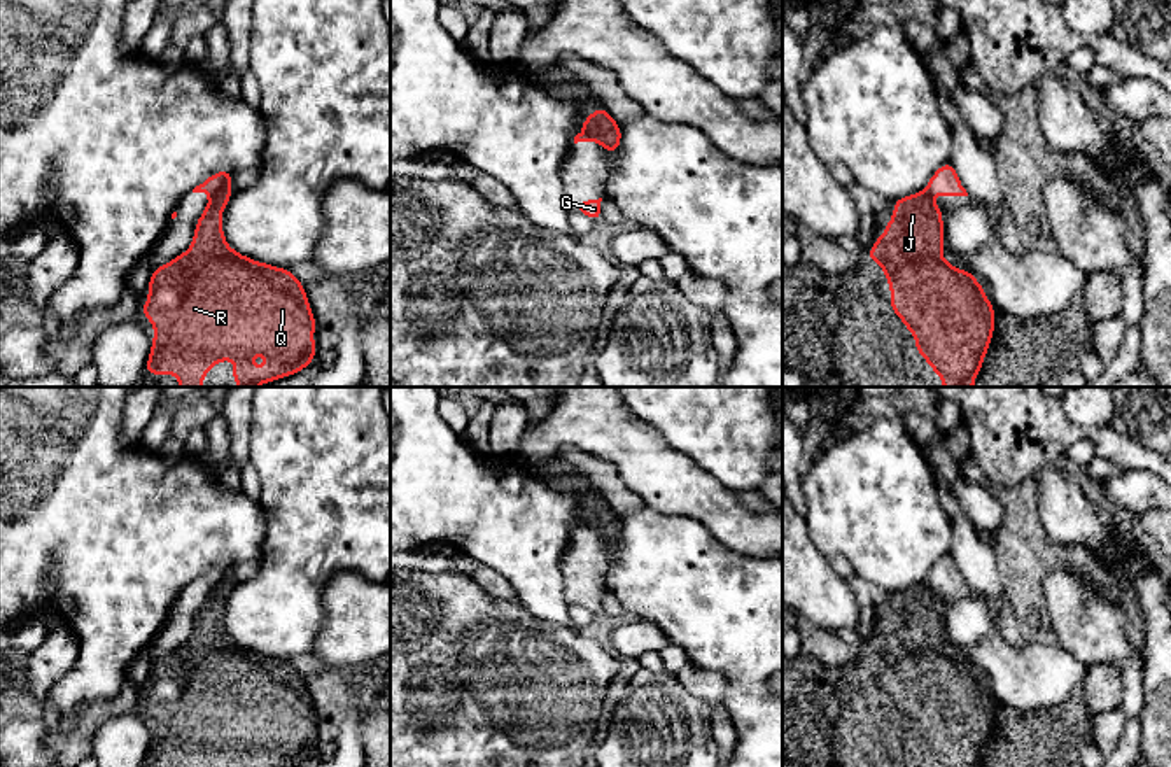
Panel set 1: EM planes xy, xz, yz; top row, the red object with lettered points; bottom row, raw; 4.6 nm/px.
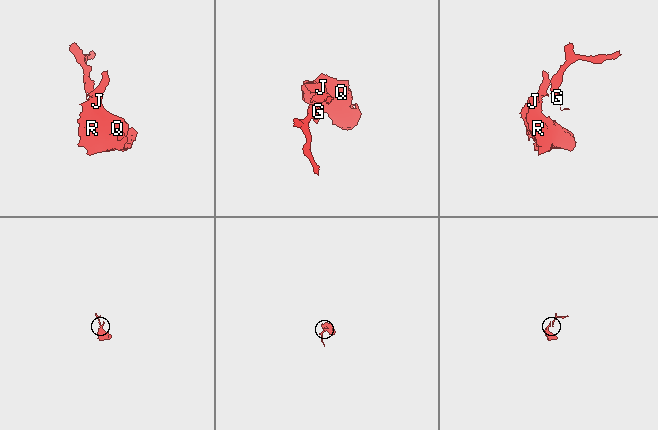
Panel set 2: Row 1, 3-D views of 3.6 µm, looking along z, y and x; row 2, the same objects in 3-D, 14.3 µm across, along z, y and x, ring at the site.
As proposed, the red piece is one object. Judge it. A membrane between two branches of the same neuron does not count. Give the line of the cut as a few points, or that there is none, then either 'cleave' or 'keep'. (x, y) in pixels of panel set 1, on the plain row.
cut xy (228, 575), (212, 589); cleave

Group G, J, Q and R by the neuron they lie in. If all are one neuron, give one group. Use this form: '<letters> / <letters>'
G / J Q R

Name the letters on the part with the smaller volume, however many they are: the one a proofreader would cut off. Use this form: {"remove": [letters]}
{"remove": ["G"]}

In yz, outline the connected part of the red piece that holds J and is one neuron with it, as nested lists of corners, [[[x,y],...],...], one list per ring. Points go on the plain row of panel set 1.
[[[926,583],[894,592],[893,611],[865,650],[884,662],[891,681],[889,702],[915,728],[915,744],[936,767],[978,767],[994,725],[996,704],[980,674],[956,662],[940,643],[945,639],[943,606]]]

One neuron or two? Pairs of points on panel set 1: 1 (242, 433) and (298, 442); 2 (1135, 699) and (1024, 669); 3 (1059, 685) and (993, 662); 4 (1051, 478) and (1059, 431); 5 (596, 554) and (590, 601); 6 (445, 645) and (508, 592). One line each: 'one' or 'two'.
1: two
2: two
3: one
4: two
5: one
6: two

